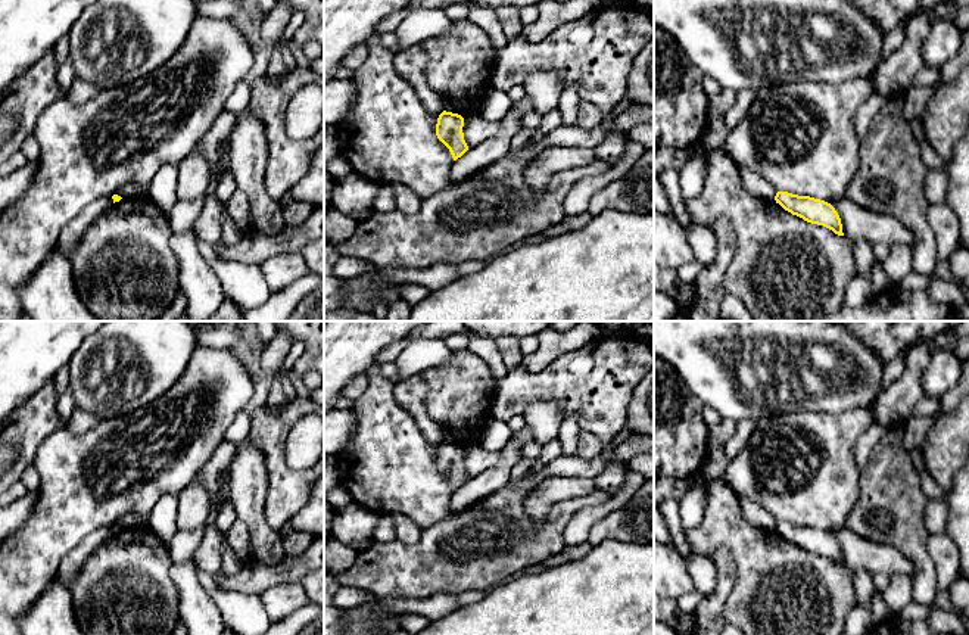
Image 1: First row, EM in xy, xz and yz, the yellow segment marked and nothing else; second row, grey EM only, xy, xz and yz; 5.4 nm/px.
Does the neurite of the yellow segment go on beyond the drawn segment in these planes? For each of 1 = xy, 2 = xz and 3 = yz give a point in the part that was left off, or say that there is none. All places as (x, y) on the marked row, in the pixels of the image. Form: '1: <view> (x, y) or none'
1: none
2: none
3: none

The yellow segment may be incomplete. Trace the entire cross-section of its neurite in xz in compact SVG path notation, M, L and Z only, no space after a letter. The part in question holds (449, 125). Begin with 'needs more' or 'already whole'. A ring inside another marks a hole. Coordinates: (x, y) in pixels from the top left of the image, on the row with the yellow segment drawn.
already whole; M443 110L437 118L436 136L449 149L454 161L468 150L462 127L464 118L458 113Z

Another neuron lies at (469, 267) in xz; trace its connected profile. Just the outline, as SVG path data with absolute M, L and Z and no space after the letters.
M479 259L465 261L465 262L458 264L457 265L458 278L482 271L486 267L486 264L487 264L486 261L479 261Z

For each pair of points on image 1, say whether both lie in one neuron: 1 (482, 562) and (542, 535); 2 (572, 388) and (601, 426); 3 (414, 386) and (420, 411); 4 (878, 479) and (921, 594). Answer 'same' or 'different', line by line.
1: same
2: same
3: same
4: same

